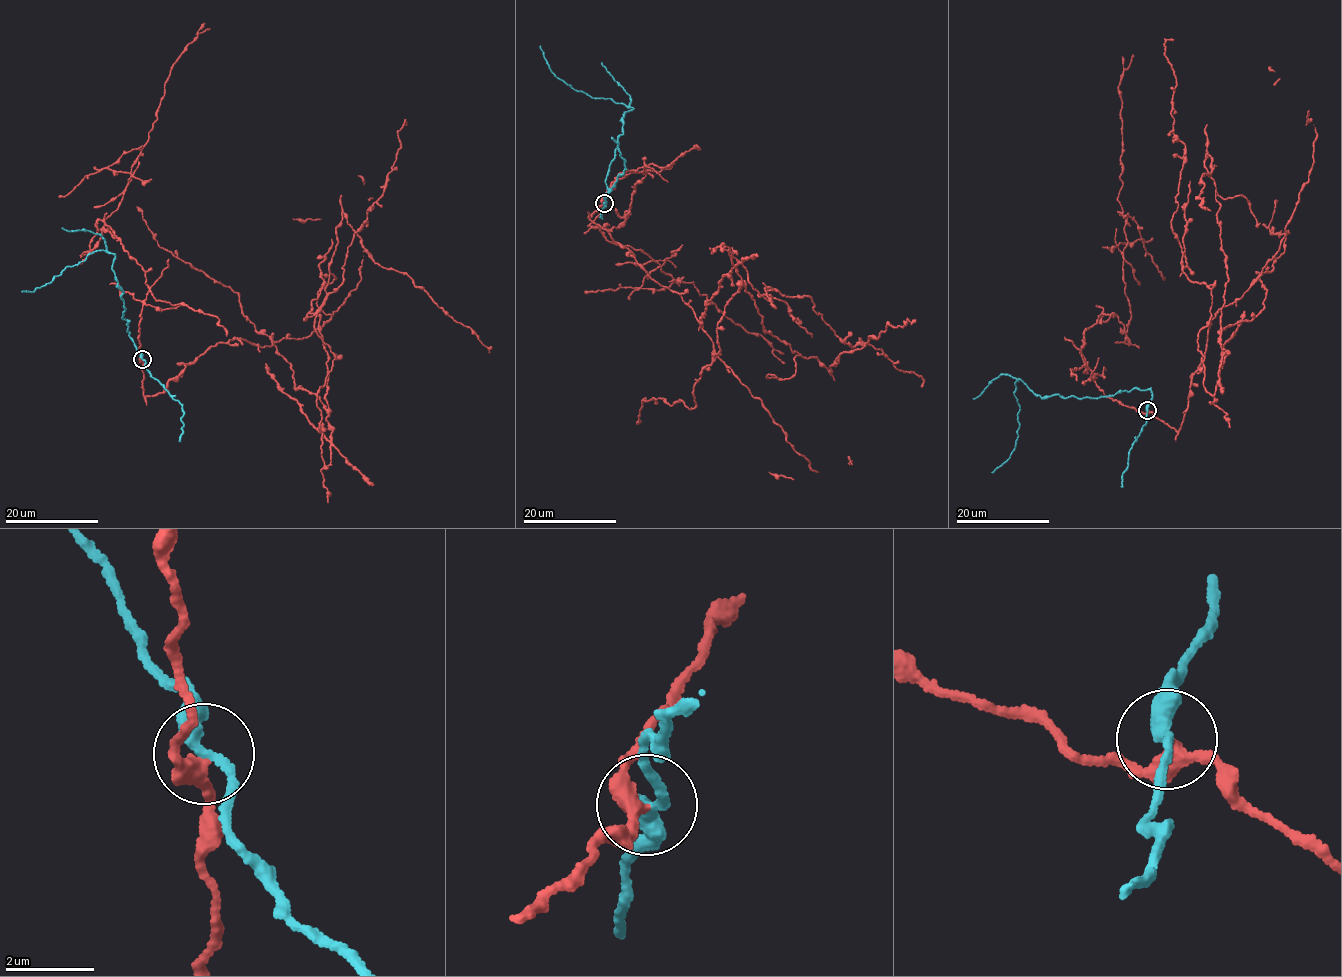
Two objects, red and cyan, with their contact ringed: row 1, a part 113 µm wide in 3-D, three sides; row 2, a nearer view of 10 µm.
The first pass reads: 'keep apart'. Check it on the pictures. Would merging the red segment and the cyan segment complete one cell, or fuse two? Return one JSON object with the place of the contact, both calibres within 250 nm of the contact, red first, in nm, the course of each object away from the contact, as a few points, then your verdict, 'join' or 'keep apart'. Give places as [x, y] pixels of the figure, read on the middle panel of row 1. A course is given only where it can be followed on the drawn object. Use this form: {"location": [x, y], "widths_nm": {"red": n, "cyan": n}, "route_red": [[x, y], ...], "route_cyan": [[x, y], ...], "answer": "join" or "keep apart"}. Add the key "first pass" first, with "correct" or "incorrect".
{"first pass": "correct", "location": [604, 203], "widths_nm": {"red": 320, "cyan": 280}, "route_red": [[605, 203], [589, 218], [715, 355], [742, 282], [725, 247], [763, 296], [809, 296], [921, 387]], "route_cyan": [[605, 203], [602, 217], [605, 178], [625, 112], [632, 109], [577, 91], [551, 71], [540, 46]], "answer": "keep apart"}

